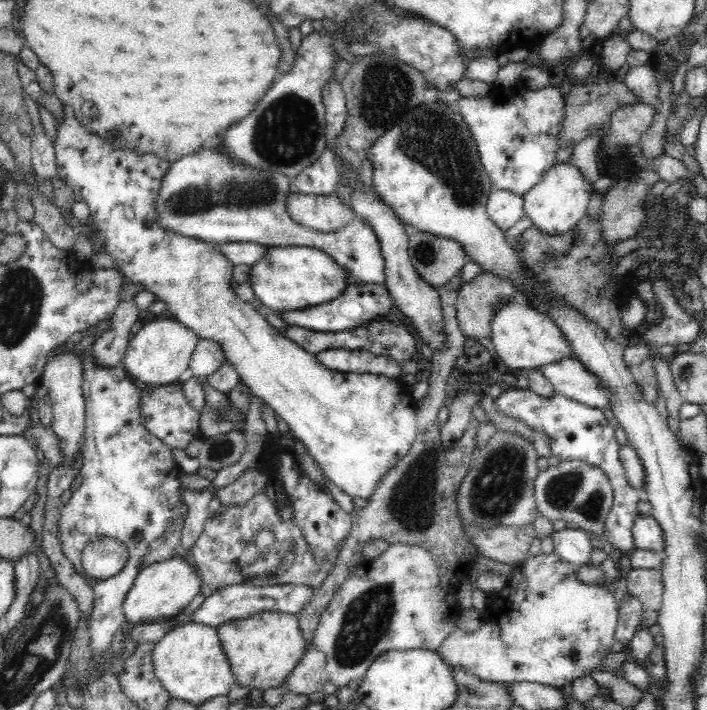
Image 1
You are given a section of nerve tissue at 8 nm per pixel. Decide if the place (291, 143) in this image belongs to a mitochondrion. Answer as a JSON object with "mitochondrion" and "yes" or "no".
{"mitochondrion":"yes"}

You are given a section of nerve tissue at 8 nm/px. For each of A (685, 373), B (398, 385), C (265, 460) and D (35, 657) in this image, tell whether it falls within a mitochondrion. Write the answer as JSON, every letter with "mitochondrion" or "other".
{"A":"mitochondrion","B":"other","C":"other","D":"mitochondrion"}

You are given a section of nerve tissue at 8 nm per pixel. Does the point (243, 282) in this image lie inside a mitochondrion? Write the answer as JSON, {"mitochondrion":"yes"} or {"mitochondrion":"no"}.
{"mitochondrion":"no"}

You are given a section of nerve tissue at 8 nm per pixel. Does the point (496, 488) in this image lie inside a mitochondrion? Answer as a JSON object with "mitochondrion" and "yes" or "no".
{"mitochondrion":"yes"}

